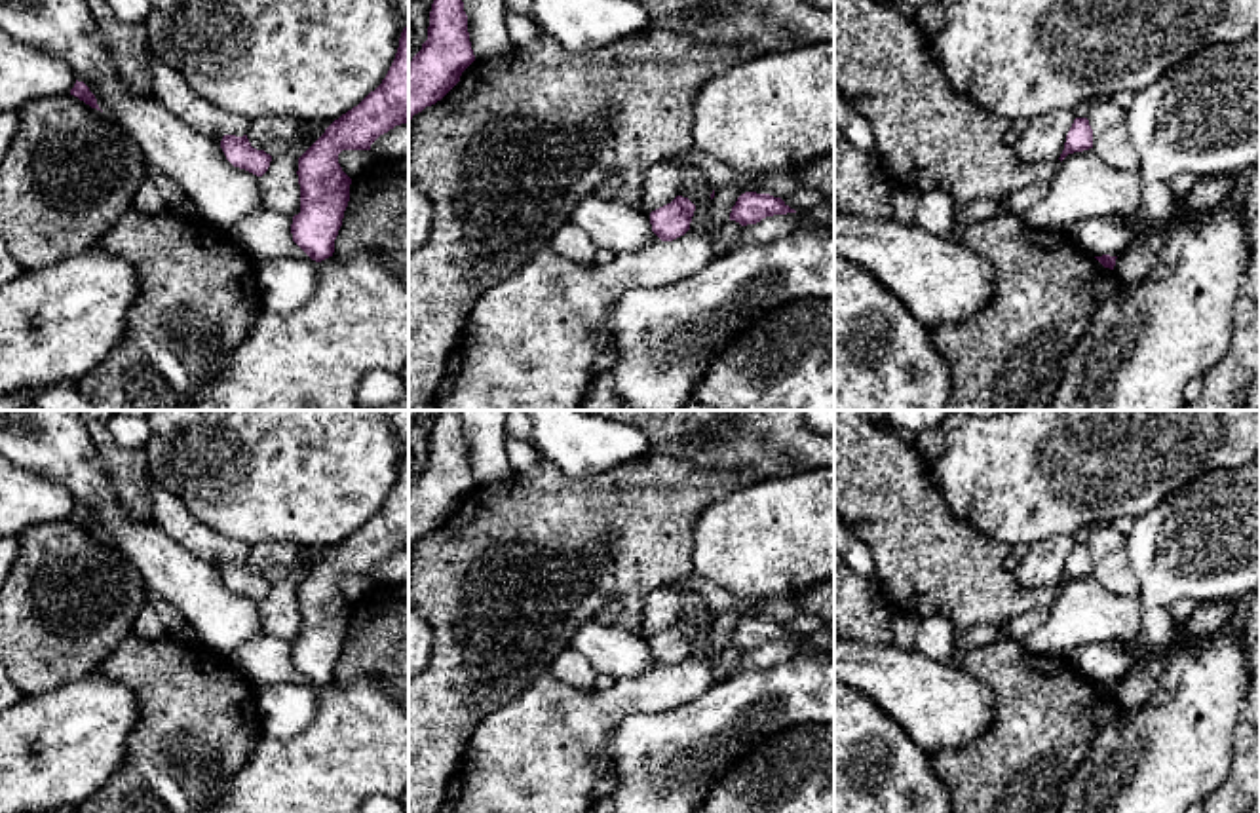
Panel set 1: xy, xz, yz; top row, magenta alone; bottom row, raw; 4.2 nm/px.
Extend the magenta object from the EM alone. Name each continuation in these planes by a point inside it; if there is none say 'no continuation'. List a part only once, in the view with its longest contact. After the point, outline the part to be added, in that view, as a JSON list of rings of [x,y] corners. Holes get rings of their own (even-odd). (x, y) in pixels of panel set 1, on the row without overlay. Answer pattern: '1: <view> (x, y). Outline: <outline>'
no continuation

